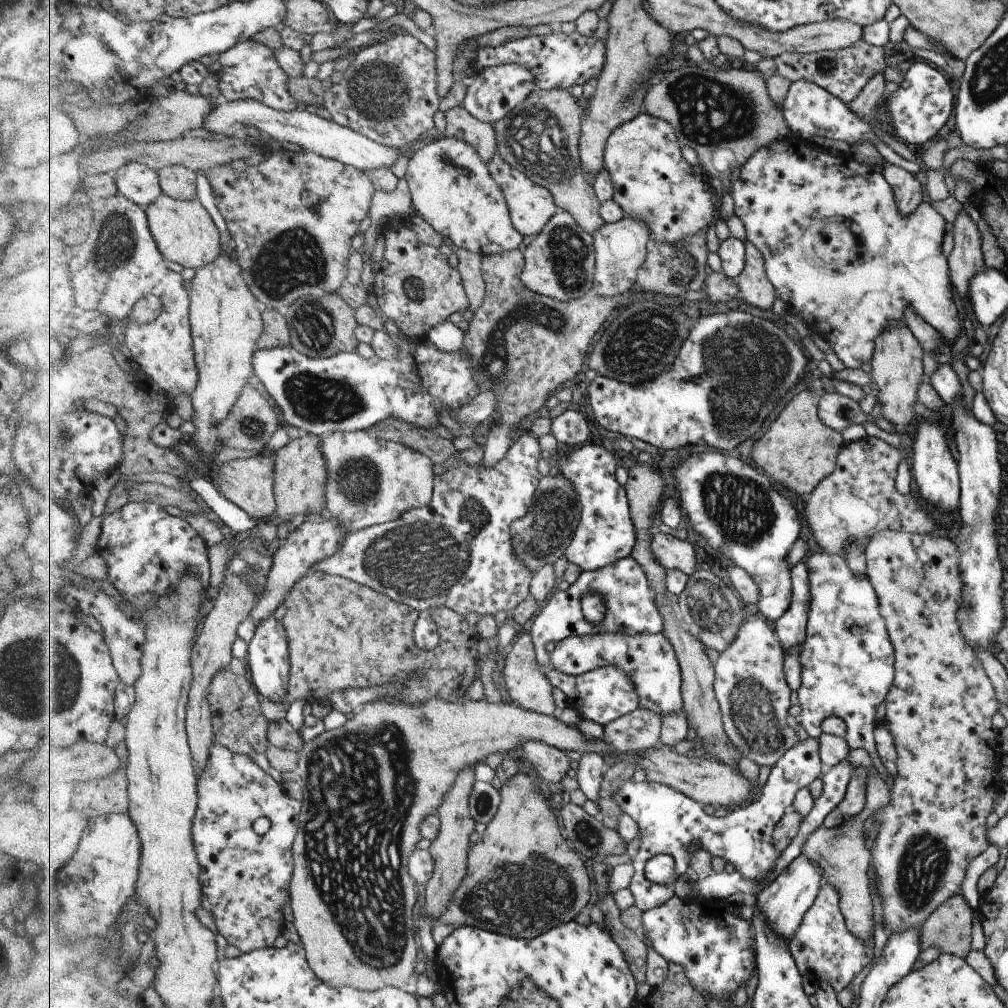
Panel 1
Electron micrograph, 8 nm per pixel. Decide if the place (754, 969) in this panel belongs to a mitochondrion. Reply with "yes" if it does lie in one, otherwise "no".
no

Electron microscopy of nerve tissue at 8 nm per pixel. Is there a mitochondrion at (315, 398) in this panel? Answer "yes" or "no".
yes

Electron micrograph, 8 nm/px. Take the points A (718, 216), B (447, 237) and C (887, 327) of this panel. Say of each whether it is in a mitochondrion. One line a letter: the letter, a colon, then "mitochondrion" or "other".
A: other
B: other
C: other

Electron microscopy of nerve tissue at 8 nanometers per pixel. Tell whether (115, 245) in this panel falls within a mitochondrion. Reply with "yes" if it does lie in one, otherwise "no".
yes

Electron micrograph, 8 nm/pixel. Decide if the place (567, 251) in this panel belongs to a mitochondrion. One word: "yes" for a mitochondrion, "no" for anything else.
yes

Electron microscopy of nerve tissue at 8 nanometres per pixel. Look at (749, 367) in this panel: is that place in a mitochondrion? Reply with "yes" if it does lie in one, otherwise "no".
yes

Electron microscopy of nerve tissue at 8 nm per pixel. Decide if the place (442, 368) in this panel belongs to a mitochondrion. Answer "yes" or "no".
no

